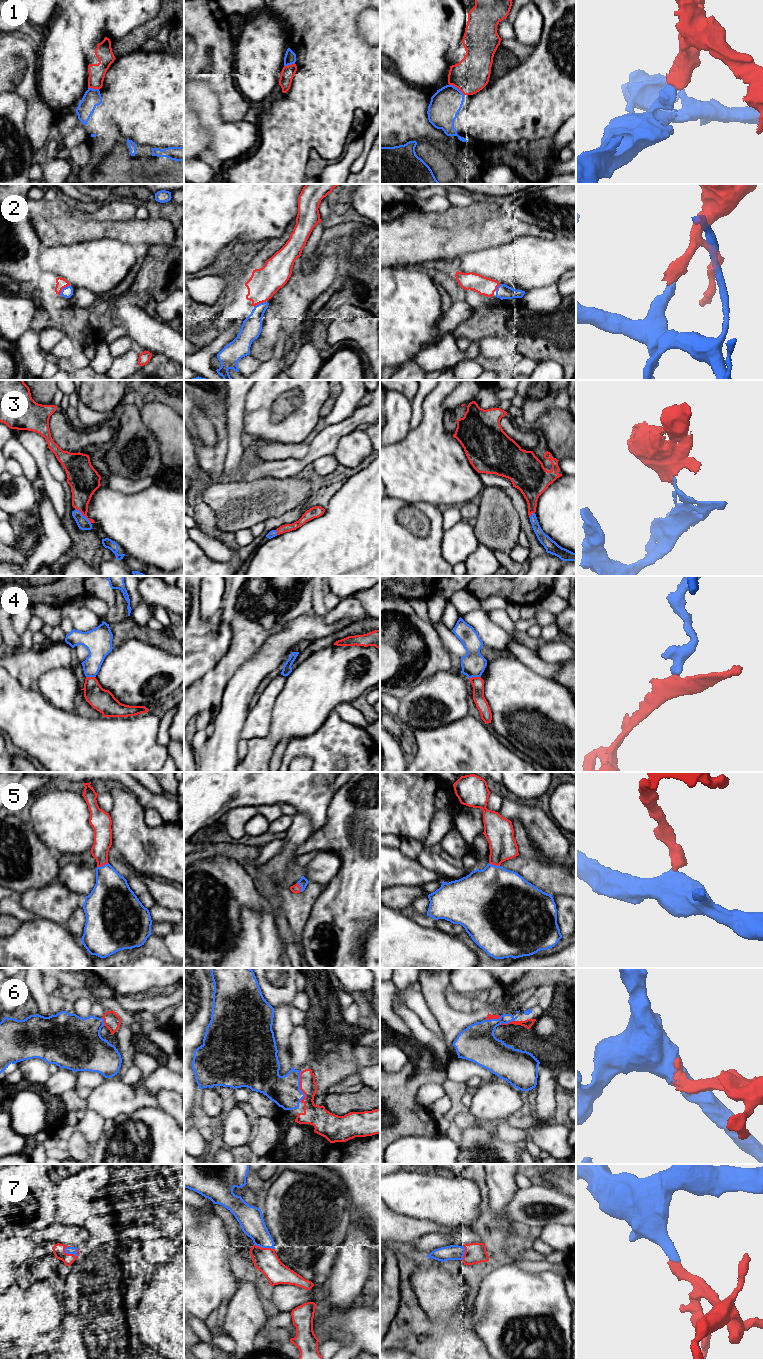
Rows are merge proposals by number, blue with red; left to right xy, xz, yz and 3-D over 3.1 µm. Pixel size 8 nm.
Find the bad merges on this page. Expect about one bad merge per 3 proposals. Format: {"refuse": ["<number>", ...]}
{"refuse": ["4"]}

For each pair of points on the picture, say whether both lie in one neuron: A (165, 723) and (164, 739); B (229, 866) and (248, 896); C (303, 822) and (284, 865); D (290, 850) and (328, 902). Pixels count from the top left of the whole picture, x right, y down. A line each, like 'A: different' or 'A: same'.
A: same
B: same
C: same
D: different

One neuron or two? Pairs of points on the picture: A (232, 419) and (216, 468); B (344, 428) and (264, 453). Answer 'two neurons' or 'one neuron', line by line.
A: two neurons
B: two neurons

